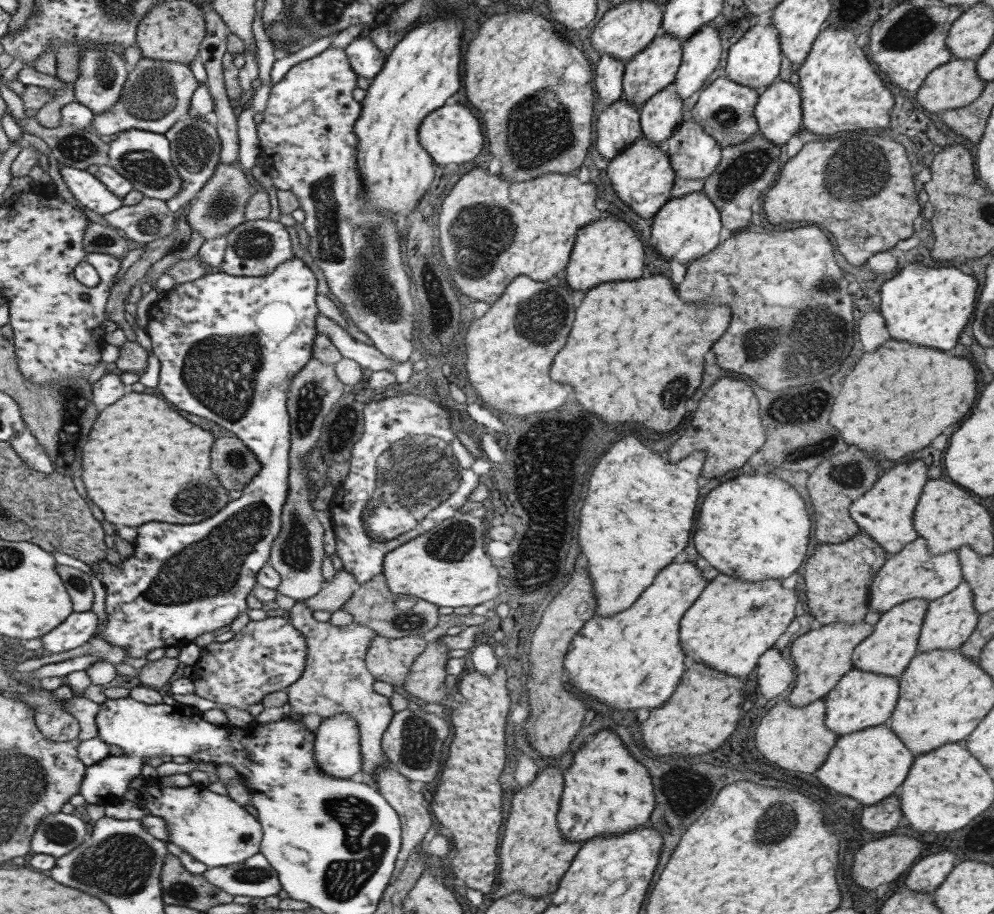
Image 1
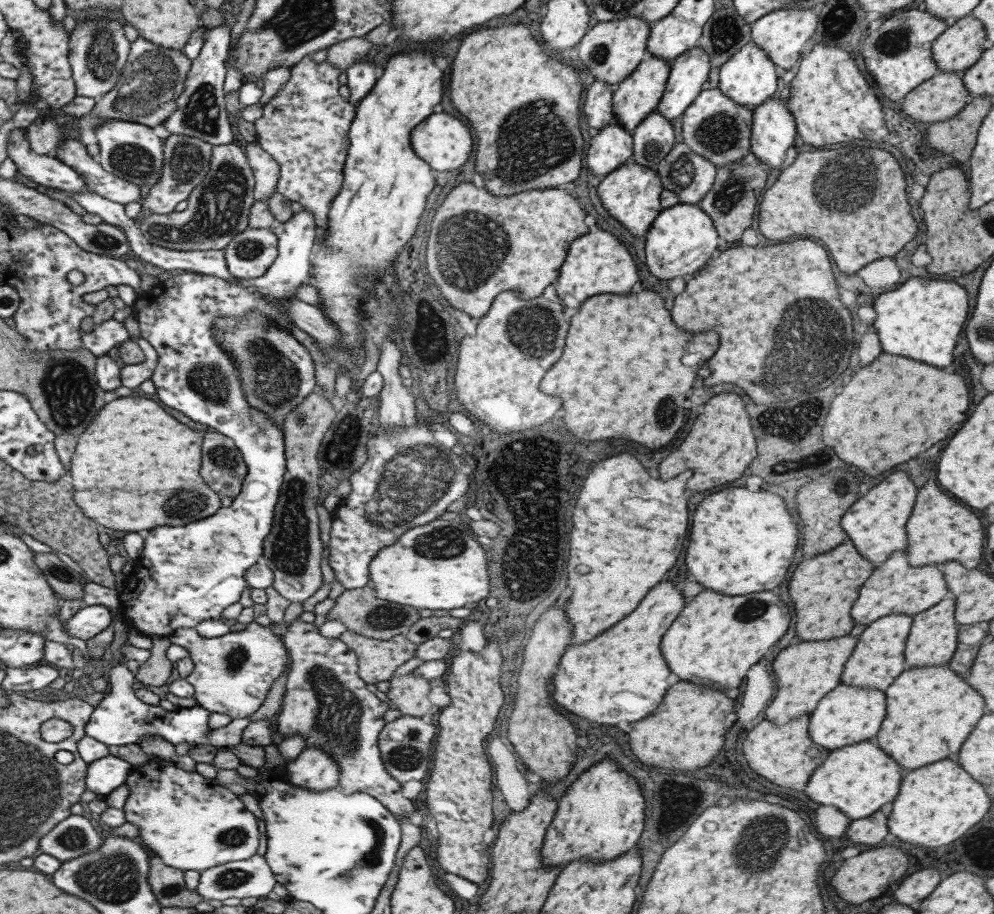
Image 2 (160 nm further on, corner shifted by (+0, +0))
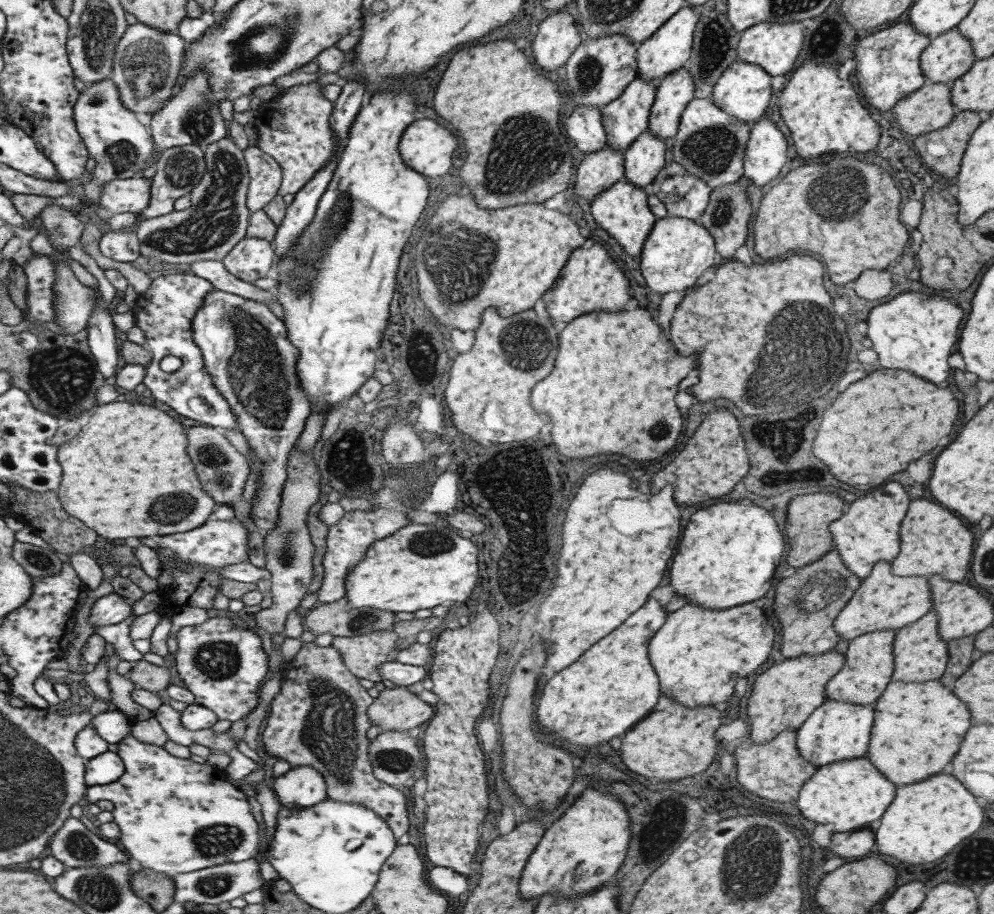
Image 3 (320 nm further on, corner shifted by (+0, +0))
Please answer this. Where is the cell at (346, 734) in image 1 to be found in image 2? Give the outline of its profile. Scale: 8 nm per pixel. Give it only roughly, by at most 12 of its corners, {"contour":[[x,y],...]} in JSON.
{"contour":[[308,746],[286,767],[288,782],[319,792],[335,788],[336,760]]}

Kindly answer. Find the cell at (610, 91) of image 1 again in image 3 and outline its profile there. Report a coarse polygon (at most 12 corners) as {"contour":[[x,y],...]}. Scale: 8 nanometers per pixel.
{"contour":[[577,106],[561,129],[583,154],[607,145],[599,108]]}

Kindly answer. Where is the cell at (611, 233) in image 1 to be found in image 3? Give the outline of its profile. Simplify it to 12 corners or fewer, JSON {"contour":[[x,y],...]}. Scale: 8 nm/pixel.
{"contour":[[588,242],[542,294],[553,321],[617,312],[629,281]]}

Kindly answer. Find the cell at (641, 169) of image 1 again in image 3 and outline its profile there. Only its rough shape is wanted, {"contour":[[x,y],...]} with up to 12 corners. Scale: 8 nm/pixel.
{"contour":[[625,178],[589,203],[593,220],[639,255],[656,216]]}

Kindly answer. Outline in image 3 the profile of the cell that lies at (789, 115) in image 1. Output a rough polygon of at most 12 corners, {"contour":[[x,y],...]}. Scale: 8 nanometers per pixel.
{"contour":[[771,119],[751,124],[742,176],[763,186],[787,162],[787,144]]}

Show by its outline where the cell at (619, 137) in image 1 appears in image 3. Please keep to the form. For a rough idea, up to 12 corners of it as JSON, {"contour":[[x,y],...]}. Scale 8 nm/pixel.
{"contour":[[608,145],[585,154],[573,194],[592,201],[623,178],[623,153]]}

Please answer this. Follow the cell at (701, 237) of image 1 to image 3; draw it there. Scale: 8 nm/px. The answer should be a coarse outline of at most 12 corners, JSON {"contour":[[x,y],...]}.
{"contour":[[656,219],[639,255],[659,295],[687,292],[723,261],[694,220]]}

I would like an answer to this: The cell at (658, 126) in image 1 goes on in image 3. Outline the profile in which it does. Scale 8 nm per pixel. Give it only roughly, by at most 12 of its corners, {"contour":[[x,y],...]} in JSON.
{"contour":[[645,130],[623,152],[623,178],[646,188],[665,164]]}

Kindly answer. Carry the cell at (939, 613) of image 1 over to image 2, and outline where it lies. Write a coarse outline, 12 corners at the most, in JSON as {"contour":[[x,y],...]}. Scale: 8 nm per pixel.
{"contour":[[955,601],[912,616],[904,668],[947,665],[957,646]]}

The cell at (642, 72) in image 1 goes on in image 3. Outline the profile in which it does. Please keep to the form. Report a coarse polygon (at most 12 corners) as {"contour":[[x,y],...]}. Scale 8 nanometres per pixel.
{"contour":[[635,77],[600,109],[623,152],[648,127],[657,82]]}

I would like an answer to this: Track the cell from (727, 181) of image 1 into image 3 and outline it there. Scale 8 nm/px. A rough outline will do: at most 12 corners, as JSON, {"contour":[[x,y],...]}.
{"contour":[[750,185],[711,189],[705,210],[694,220],[732,260],[743,246],[751,207]]}

